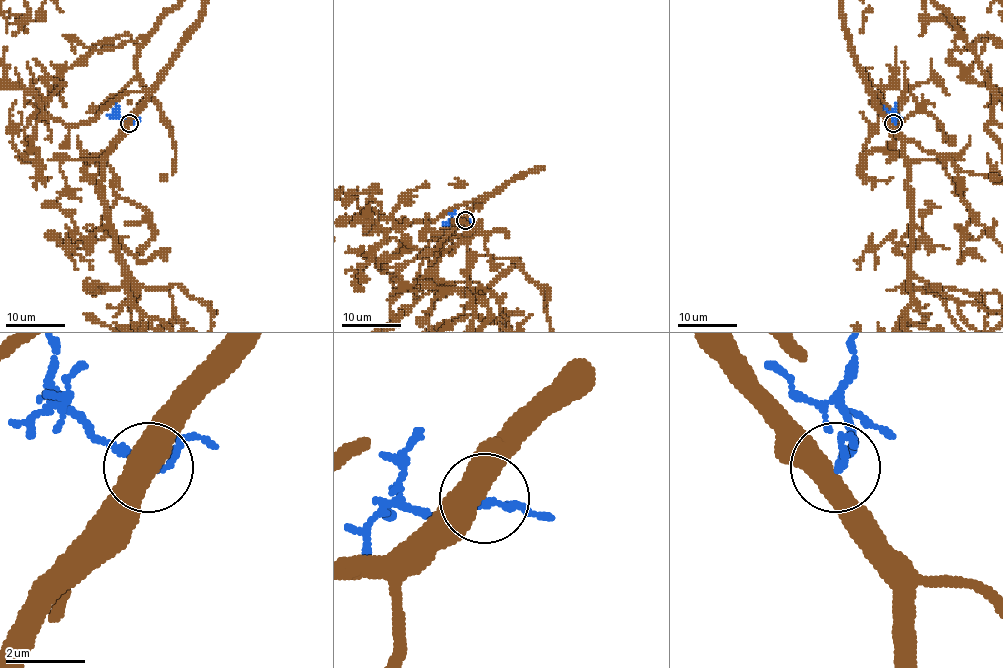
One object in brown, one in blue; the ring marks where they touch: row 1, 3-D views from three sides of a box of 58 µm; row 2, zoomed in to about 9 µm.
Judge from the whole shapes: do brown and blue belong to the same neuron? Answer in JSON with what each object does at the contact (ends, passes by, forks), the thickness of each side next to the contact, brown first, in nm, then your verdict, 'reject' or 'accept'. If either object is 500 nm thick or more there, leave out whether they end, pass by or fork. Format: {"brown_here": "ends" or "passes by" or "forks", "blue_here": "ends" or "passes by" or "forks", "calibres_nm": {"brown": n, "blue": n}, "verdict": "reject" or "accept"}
{"calibres_nm": {"brown": 500, "blue": 190}, "verdict": "reject"}

